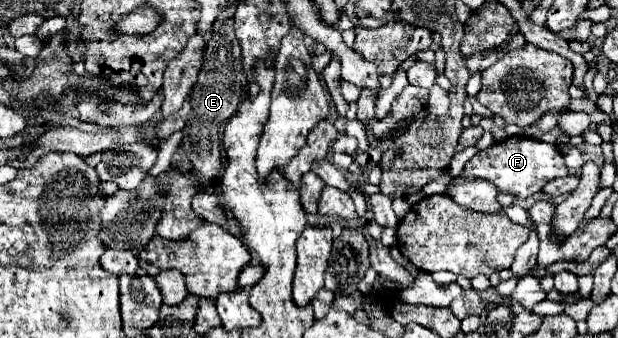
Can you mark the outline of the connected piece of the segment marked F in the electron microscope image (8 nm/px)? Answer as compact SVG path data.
M513 135L473 155L473 159L467 161L461 175L463 177L485 177L493 181L493 185L503 193L511 193L515 197L531 197L533 193L541 191L549 181L557 177L565 177L567 165L557 145L551 145L539 139L529 139L523 135Z

